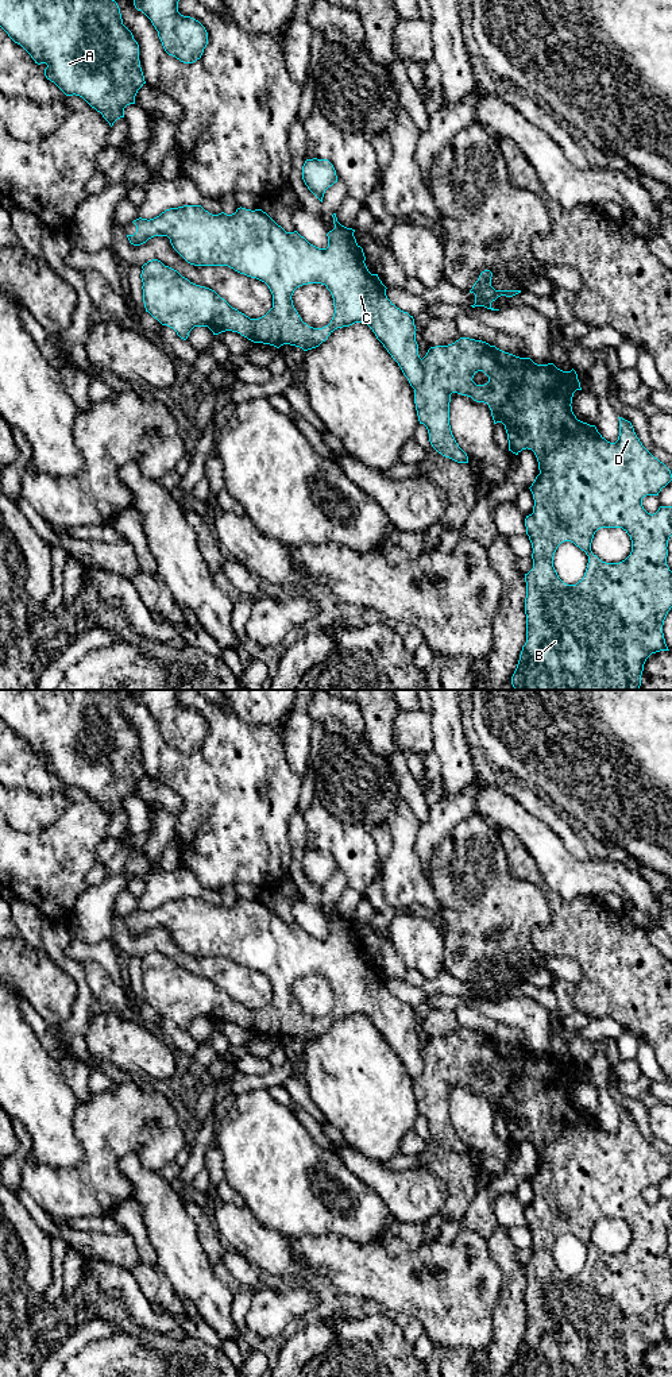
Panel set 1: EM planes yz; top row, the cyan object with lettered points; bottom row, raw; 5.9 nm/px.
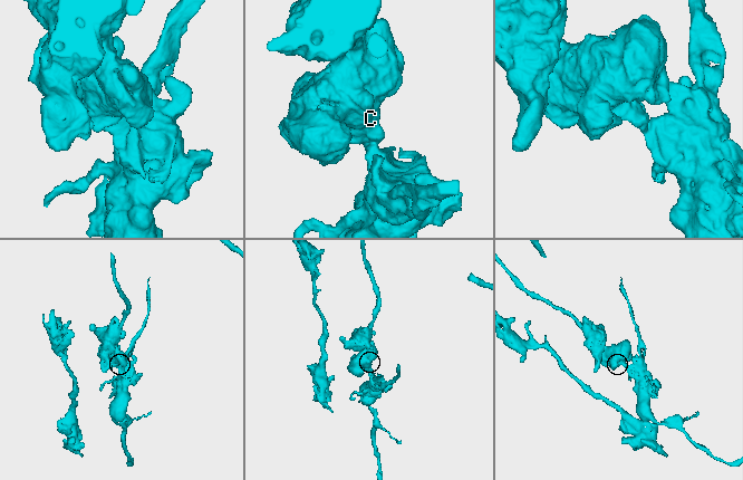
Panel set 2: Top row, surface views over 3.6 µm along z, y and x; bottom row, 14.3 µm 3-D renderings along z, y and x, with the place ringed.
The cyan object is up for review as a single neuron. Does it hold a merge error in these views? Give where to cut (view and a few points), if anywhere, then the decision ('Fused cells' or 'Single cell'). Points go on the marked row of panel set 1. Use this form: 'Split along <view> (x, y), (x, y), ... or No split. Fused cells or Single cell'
Split along yz (420, 359), (423, 380), (414, 389). Fused cells

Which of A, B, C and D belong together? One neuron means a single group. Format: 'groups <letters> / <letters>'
groups A C / B D

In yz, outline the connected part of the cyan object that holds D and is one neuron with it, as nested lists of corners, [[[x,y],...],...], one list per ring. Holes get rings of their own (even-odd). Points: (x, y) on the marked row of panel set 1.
[[[460,338],[459,340],[448,346],[430,347],[426,355],[421,359],[421,366],[424,370],[424,381],[420,387],[414,389],[414,404],[418,421],[420,424],[424,424],[426,427],[429,433],[429,441],[439,454],[457,463],[468,463],[468,456],[456,443],[449,425],[451,394],[457,393],[461,396],[471,397],[476,402],[487,404],[491,410],[494,424],[502,423],[505,425],[509,440],[509,451],[518,455],[522,450],[526,448],[532,450],[538,462],[540,474],[536,477],[534,482],[529,487],[534,500],[533,513],[526,516],[525,518],[526,535],[529,536],[533,548],[532,554],[533,568],[528,574],[525,574],[526,643],[522,647],[517,668],[511,676],[513,687],[515,690],[640,690],[641,675],[646,659],[652,653],[660,651],[669,651],[665,644],[663,625],[668,612],[672,608],[672,571],[667,564],[667,556],[668,556],[667,547],[668,540],[672,536],[672,506],[660,506],[656,513],[650,514],[642,506],[642,498],[646,495],[659,495],[661,489],[665,487],[672,481],[671,470],[642,446],[630,421],[618,417],[619,436],[615,443],[610,443],[598,432],[595,425],[590,425],[576,418],[576,416],[572,412],[571,404],[573,393],[576,390],[582,390],[582,387],[578,379],[578,374],[573,369],[571,371],[563,371],[557,369],[553,363],[537,364],[530,358],[515,356],[513,354],[497,348],[495,346],[490,346],[486,342],[470,338]],[[478,371],[483,371],[488,377],[487,383],[476,385],[472,381],[474,375]],[[600,528],[622,528],[630,536],[632,552],[625,560],[619,563],[606,563],[592,554],[591,543],[595,532]],[[564,541],[573,543],[588,556],[584,576],[576,585],[564,583],[559,578],[553,567],[555,552],[557,547]]]

